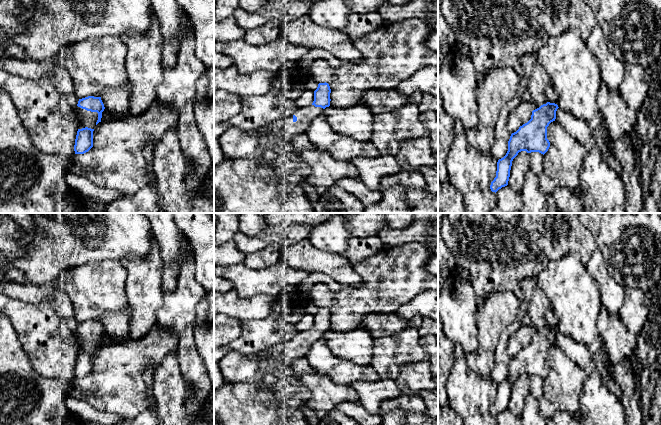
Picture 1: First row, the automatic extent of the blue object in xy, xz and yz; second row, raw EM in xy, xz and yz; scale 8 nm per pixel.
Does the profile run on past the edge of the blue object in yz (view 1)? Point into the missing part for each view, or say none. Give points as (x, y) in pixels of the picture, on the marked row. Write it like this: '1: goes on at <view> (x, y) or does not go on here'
1: does not go on here

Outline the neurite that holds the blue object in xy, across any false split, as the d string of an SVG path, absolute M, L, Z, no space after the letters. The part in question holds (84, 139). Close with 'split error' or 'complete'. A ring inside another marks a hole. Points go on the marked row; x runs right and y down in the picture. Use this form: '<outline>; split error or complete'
M88 96L79 99L77 104L78 131L75 139L75 154L84 154L93 147L93 131L101 122L105 107L101 97Z; split error

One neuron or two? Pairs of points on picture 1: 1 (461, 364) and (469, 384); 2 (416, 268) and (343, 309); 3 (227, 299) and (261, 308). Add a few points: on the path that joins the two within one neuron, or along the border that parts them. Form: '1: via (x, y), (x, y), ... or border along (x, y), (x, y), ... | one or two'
1: via (461, 369), (461, 376), (464, 379) | one
2: via (398, 277), (379, 294), (361, 302) | one
3: via (235, 307), (253, 308) | one

